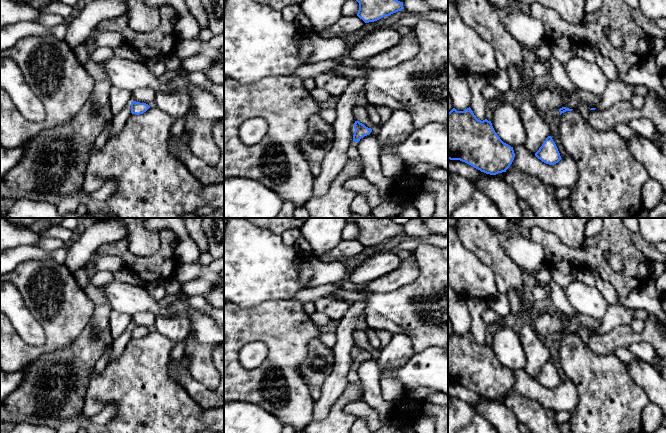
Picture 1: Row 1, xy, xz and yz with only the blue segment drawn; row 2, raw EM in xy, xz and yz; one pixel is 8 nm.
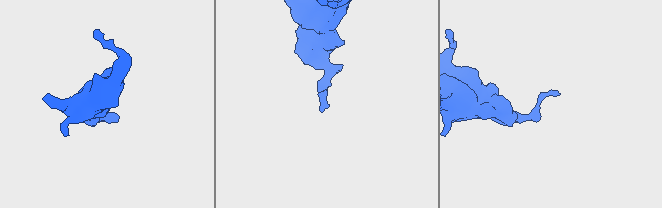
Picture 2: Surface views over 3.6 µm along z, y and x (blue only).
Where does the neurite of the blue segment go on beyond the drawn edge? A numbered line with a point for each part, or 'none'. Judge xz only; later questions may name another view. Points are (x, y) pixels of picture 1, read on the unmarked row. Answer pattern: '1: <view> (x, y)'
none

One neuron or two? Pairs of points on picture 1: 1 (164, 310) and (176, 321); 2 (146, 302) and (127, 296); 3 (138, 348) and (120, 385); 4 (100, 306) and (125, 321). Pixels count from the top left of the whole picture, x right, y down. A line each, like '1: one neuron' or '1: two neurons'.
1: two neurons
2: one neuron
3: one neuron
4: two neurons

